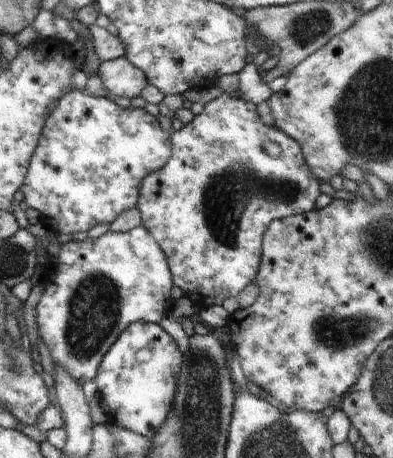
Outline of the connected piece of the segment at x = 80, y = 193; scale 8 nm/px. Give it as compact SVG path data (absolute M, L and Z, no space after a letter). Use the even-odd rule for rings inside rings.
M72 90L68 95L57 102L52 110L52 116L47 121L47 127L44 128L42 139L39 146L35 149L35 155L32 156L30 171L27 175L27 182L21 189L24 195L23 206L27 206L40 212L42 217L56 224L56 230L61 233L64 238L71 237L72 234L87 230L89 231L96 224L111 224L117 220L124 212L131 211L132 208L138 206L140 195L142 194L142 186L148 175L164 168L170 159L170 135L164 132L156 117L151 116L145 108L129 109L122 108L113 102L112 99L104 97L96 97L88 95L85 91Z

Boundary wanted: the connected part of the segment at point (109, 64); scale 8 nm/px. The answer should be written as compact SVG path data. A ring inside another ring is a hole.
M125 57L101 61L98 76L111 98L118 96L133 99L149 85L143 70L135 68Z

